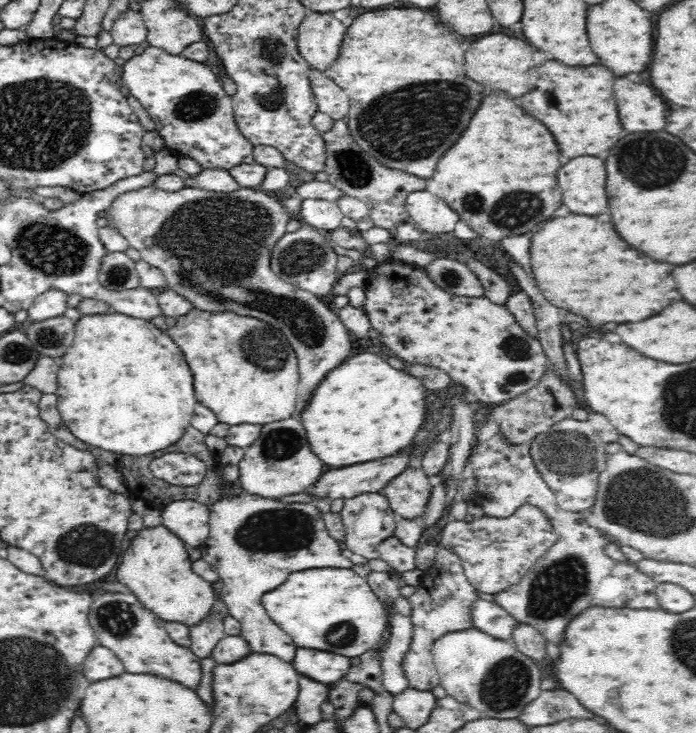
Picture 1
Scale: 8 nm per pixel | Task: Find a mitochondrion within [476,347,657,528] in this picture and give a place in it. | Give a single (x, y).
(571, 456)

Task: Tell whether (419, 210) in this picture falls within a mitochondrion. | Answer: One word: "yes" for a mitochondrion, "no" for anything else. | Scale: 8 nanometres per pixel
no

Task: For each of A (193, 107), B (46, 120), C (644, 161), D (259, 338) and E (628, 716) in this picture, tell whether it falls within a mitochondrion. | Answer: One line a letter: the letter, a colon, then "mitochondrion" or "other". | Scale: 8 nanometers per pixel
A: mitochondrion
B: mitochondrion
C: mitochondrion
D: mitochondrion
E: other

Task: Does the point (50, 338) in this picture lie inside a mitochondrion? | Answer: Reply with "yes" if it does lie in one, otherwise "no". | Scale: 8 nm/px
yes

